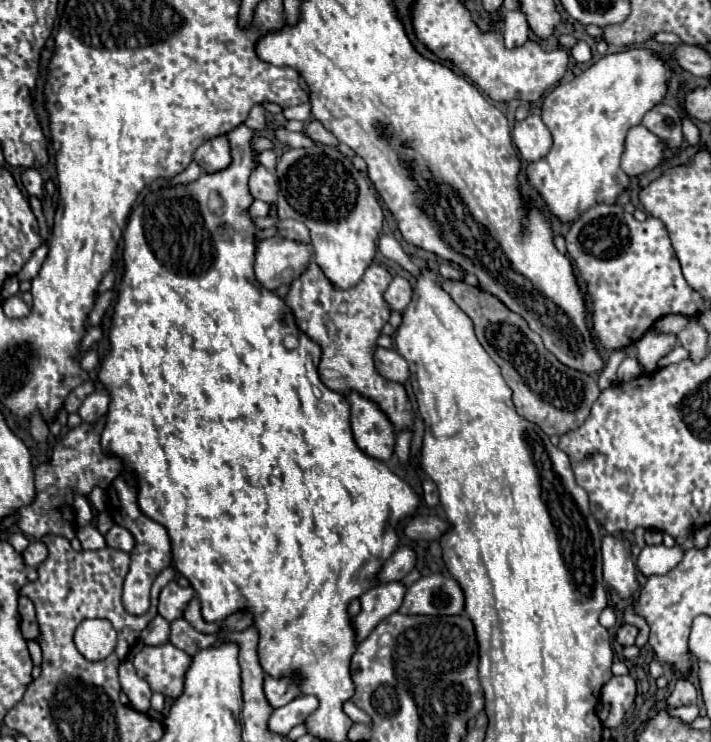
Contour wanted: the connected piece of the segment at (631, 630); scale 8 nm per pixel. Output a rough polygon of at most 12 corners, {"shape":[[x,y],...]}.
{"shape":[[623,624],[617,630],[617,642],[621,646],[635,644],[637,628]]}

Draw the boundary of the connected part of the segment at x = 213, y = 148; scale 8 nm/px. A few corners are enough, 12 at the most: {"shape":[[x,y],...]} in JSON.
{"shape":[[217,136],[201,144],[193,160],[205,172],[229,166],[229,142]]}

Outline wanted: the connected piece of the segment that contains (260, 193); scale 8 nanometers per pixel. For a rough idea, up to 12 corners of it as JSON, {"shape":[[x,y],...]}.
{"shape":[[265,166],[251,172],[249,188],[255,198],[269,202],[275,214],[275,174]]}

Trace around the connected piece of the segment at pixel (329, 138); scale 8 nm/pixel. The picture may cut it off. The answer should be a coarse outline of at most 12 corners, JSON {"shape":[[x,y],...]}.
{"shape":[[311,120],[305,128],[311,140],[337,146],[331,132],[323,128],[317,120]]}

